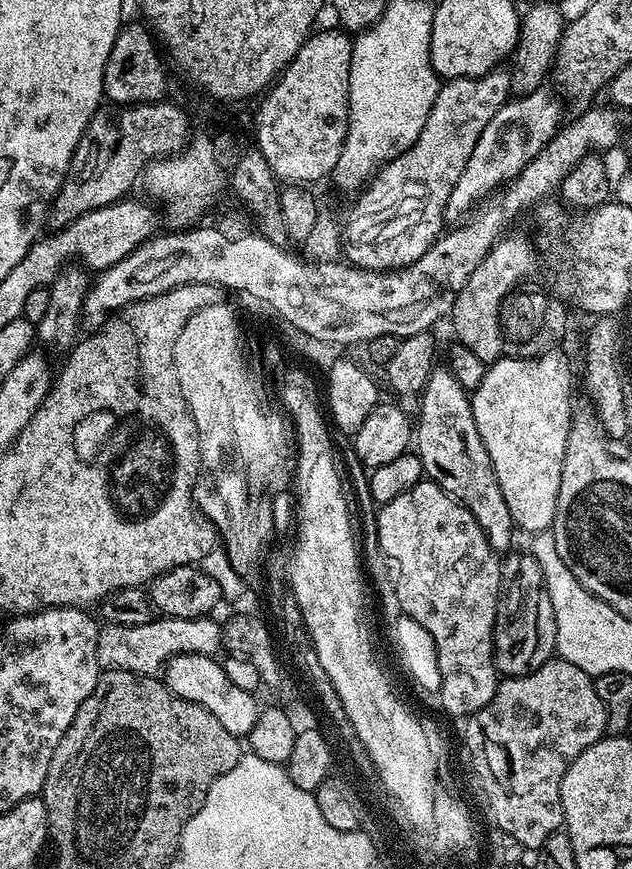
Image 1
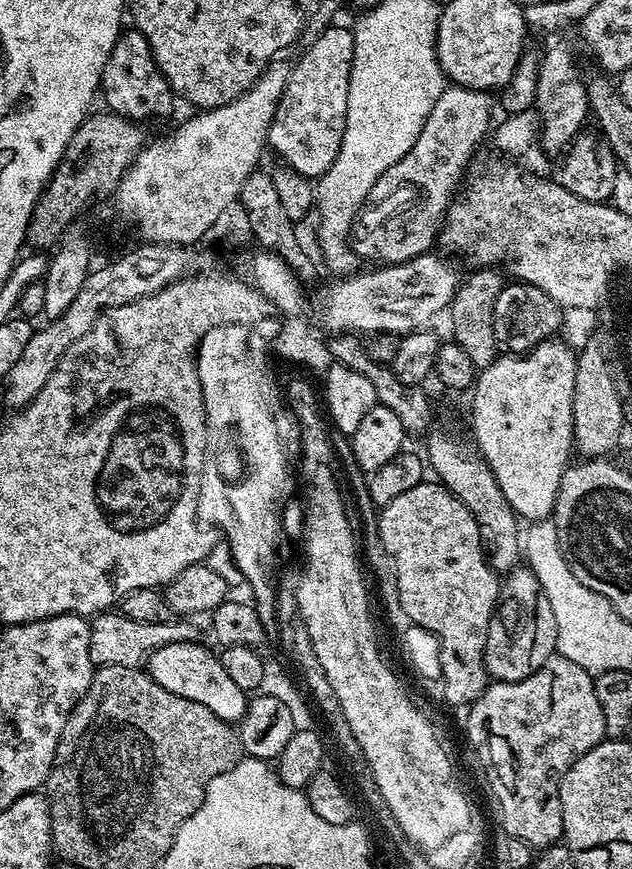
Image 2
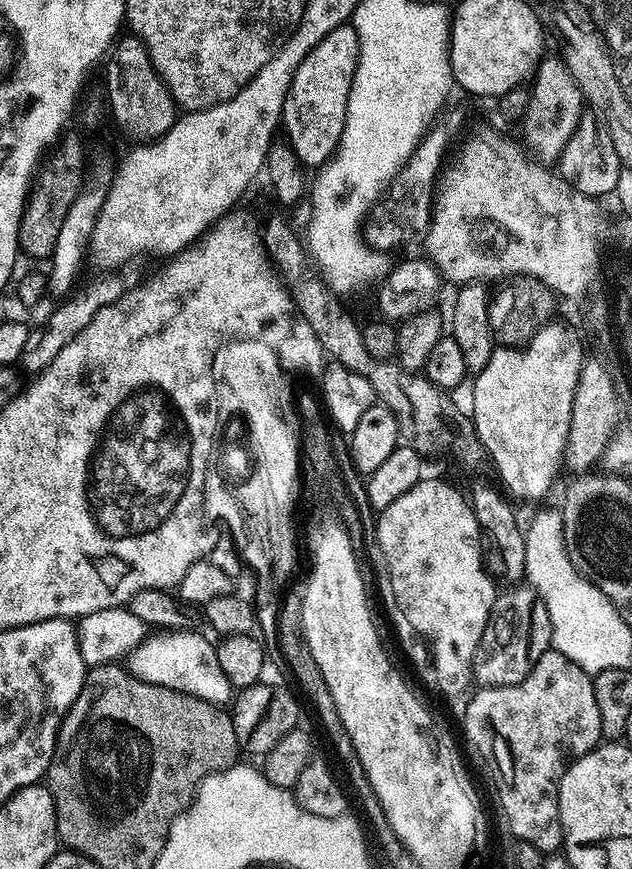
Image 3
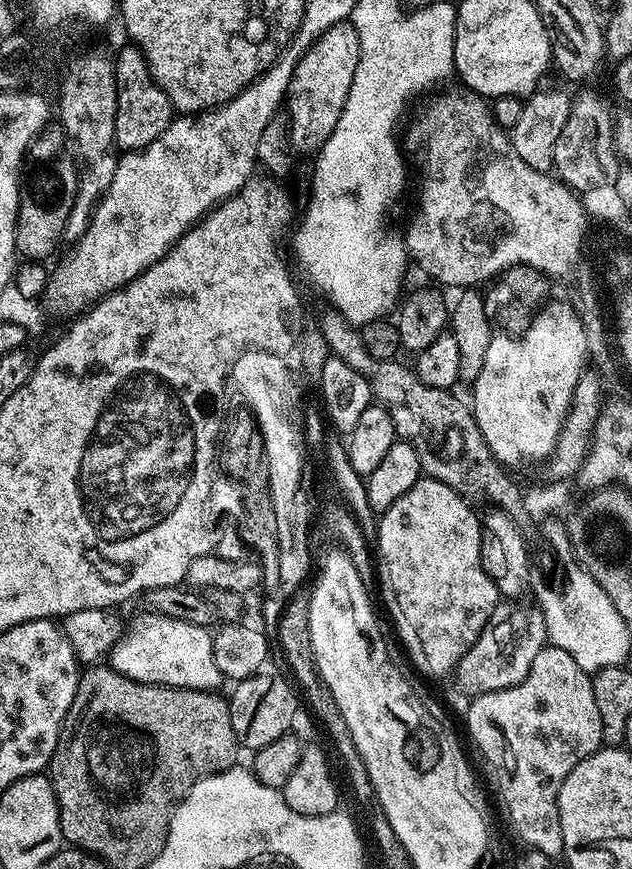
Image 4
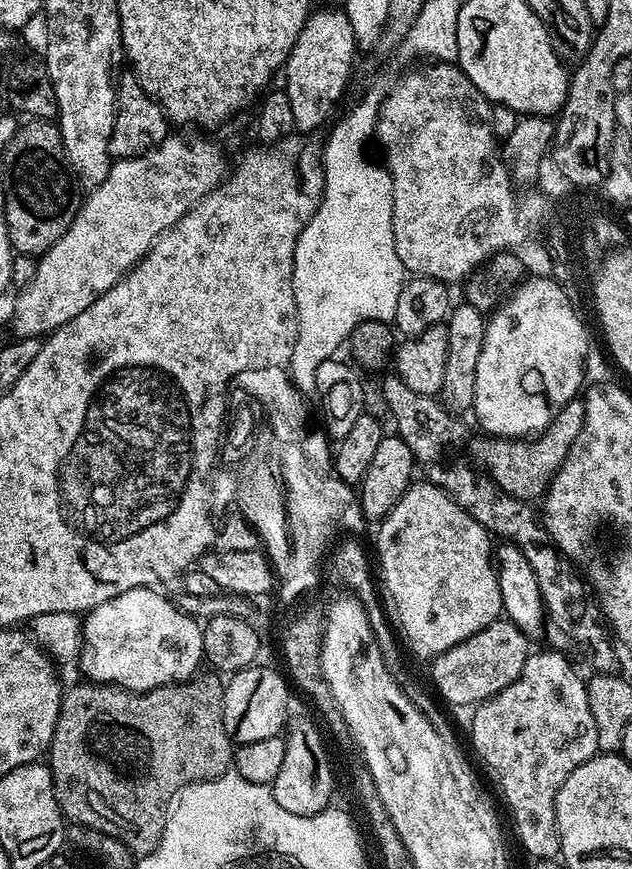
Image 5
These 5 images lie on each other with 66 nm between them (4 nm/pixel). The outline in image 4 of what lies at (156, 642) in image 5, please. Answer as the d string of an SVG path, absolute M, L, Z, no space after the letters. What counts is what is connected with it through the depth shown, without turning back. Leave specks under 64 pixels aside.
M154 611L136 616L112 645L110 667L139 684L160 684L164 688L203 688L216 690L222 677L214 662L212 632L202 625L178 621Z

